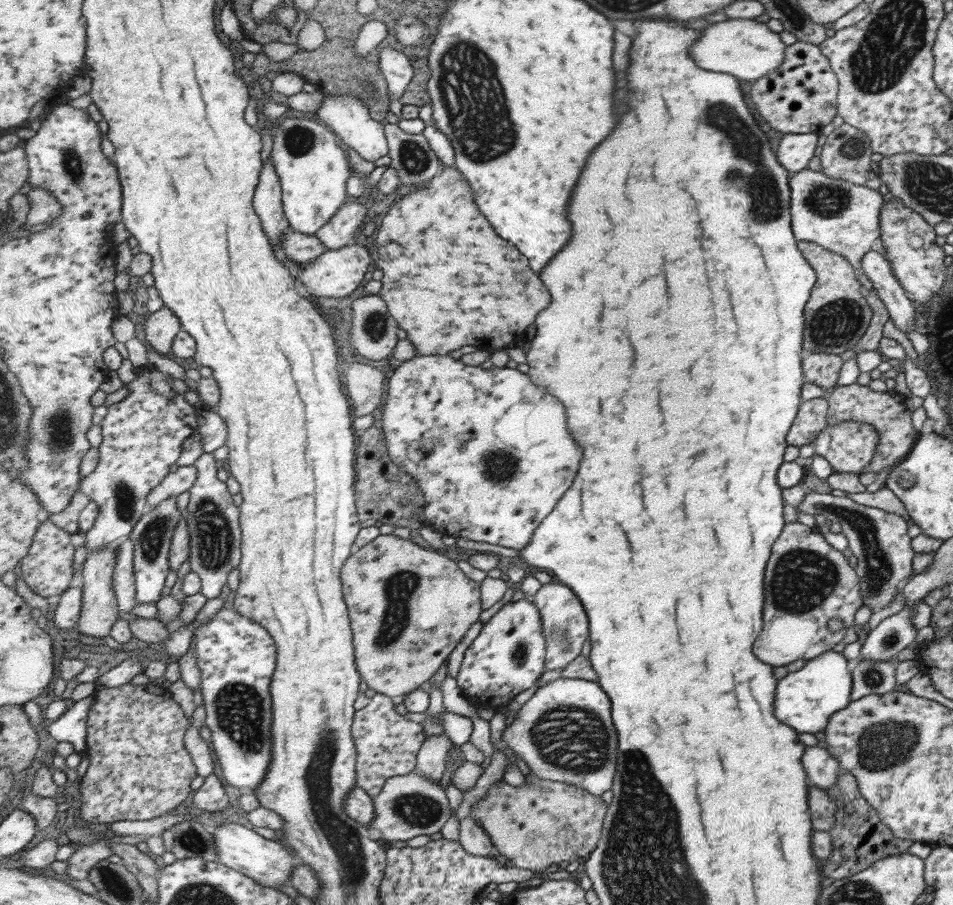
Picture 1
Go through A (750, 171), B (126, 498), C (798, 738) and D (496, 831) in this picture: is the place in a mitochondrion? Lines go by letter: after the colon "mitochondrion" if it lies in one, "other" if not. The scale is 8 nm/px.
A: mitochondrion
B: mitochondrion
C: other
D: other

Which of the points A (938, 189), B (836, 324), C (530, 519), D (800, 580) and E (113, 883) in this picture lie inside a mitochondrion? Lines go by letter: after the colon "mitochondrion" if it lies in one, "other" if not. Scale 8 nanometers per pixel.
A: mitochondrion
B: mitochondrion
C: other
D: mitochondrion
E: mitochondrion

